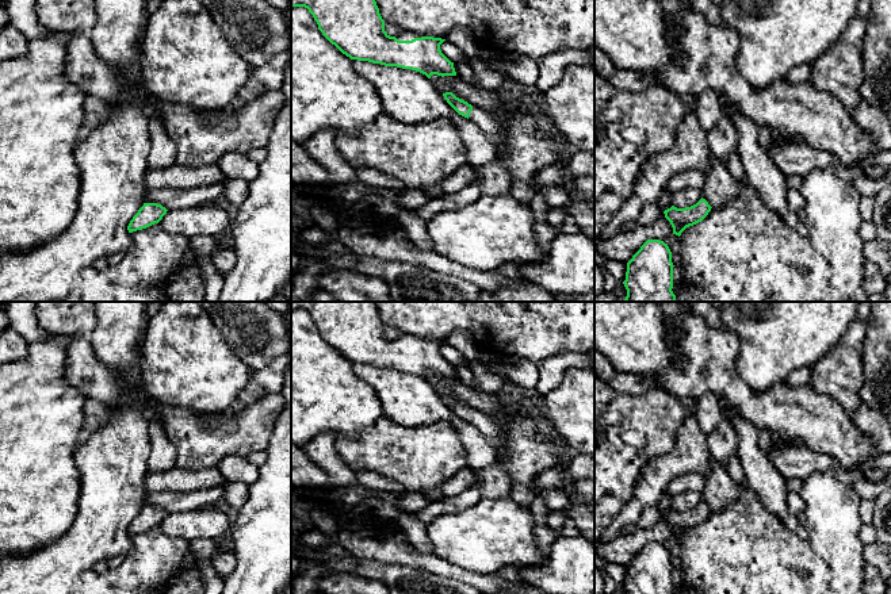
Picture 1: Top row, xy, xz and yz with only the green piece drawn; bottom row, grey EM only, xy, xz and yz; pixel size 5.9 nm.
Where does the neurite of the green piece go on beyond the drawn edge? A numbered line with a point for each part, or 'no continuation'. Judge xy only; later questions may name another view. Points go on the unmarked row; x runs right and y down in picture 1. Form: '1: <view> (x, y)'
no continuation

